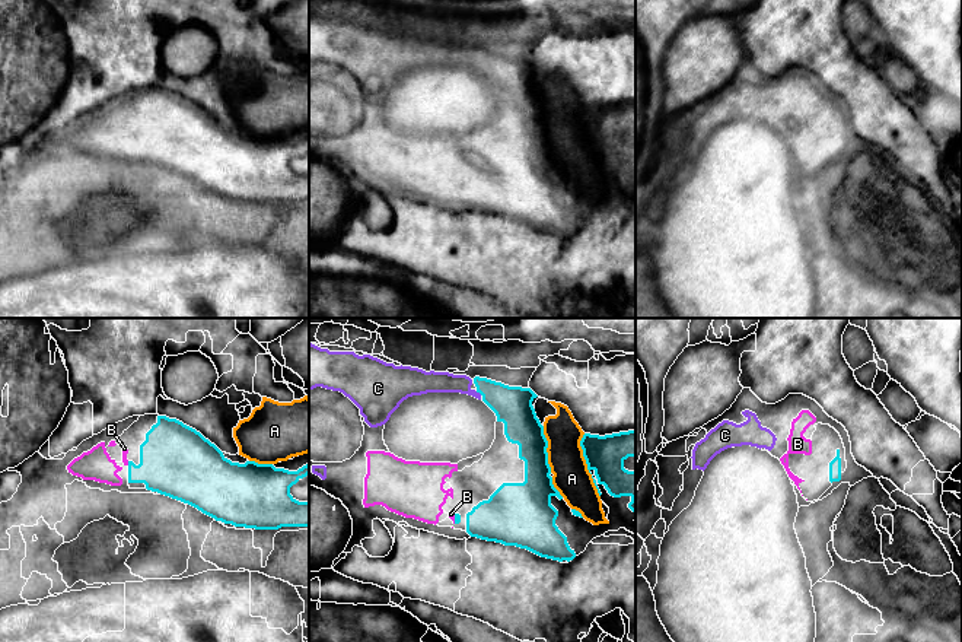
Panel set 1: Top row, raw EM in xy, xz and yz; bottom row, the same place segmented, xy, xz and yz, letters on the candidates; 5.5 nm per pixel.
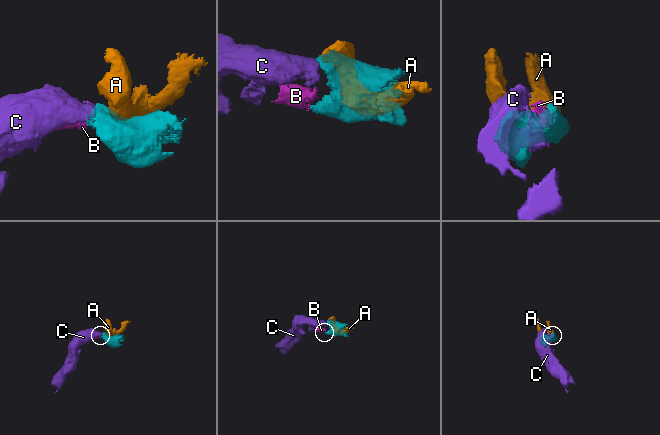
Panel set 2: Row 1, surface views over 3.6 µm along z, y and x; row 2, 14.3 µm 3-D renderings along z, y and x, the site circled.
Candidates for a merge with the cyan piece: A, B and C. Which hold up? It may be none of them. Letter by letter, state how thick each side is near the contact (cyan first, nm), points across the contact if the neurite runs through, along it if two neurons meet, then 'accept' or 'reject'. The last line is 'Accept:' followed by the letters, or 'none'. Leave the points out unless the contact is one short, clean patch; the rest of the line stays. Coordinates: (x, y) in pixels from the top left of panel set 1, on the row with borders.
A: 200/200 nm | reject
B: 30/30 nm | across xz (456, 515), (455, 518), (451, 514) | accept
C: 200/110 nm | across xz (513, 406), (491, 391), (478, 391), (435, 381) | accept
Accept: B, C

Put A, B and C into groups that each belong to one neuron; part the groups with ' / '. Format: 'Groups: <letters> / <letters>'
Groups: A / B C

